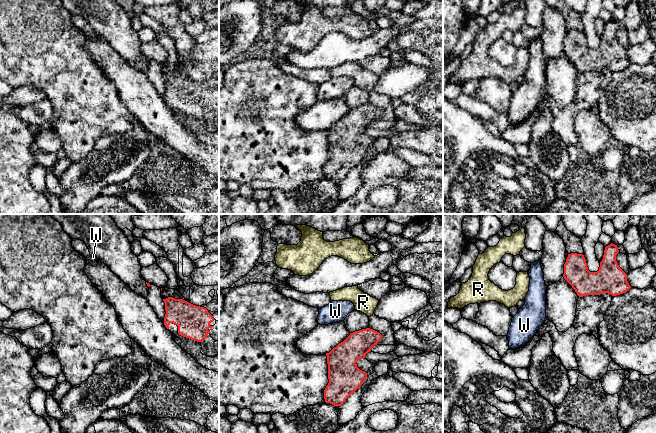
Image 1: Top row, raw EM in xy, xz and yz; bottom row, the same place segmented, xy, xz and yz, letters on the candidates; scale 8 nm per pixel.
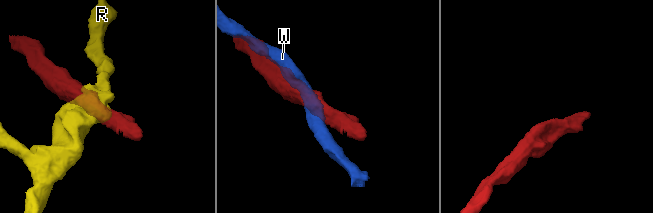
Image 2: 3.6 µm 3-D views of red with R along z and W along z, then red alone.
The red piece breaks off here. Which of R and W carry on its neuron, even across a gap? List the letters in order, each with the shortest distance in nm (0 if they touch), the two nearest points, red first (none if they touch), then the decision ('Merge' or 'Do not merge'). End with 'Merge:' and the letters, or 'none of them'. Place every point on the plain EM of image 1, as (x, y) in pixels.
R: Distance 100 nm. Across: xz (368, 104), (368, 92). Do not merge
W: Distance 120 nm. Across: xz (350, 109), (343, 96). Do not merge
Merge: none of them

